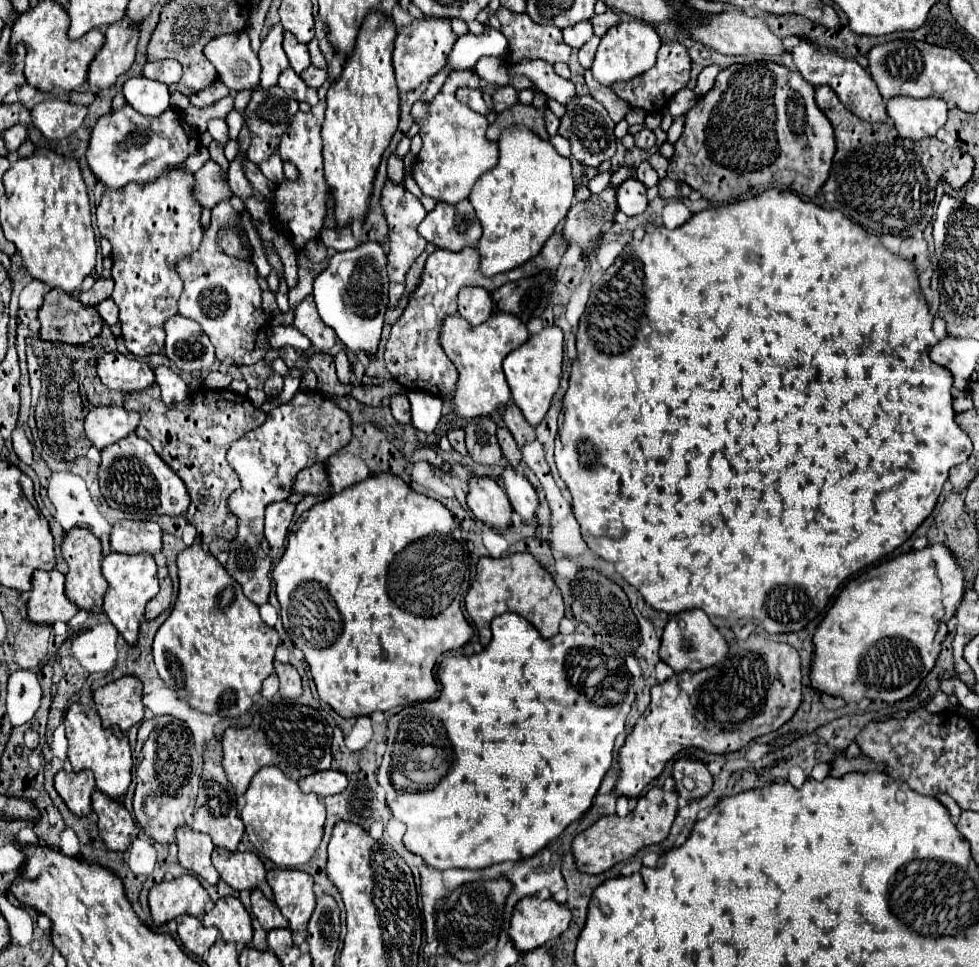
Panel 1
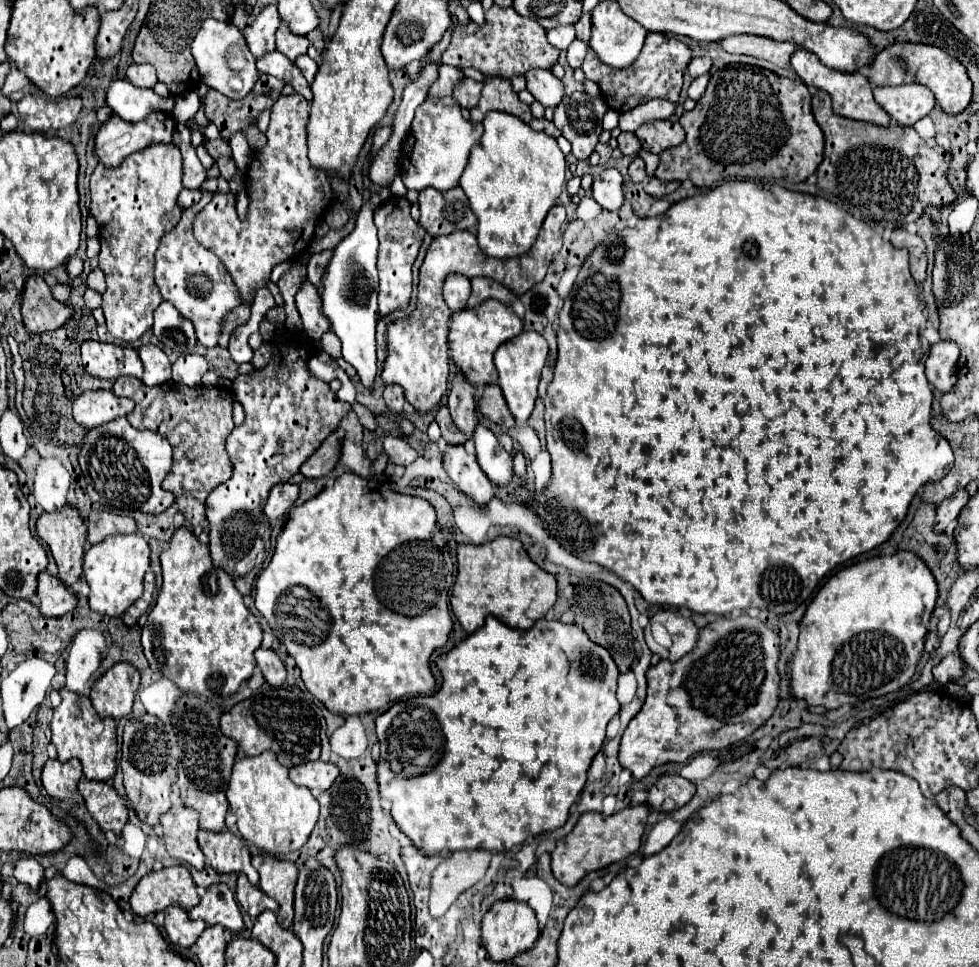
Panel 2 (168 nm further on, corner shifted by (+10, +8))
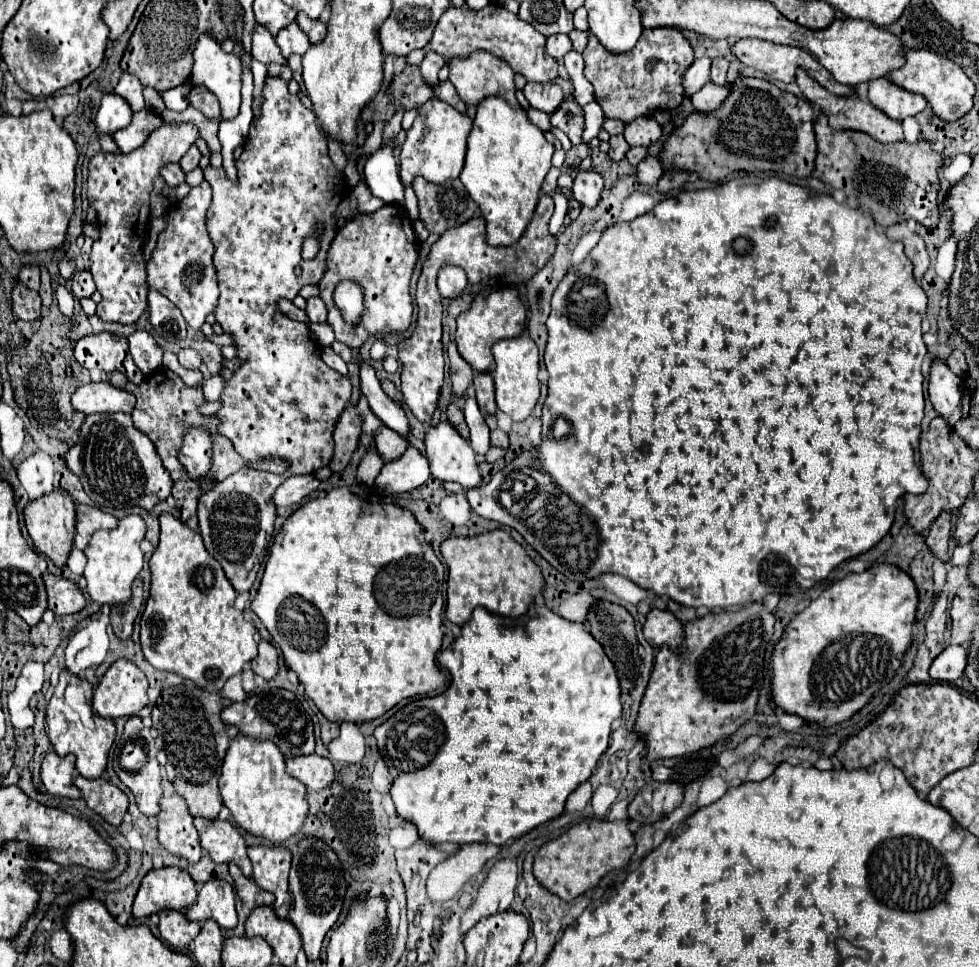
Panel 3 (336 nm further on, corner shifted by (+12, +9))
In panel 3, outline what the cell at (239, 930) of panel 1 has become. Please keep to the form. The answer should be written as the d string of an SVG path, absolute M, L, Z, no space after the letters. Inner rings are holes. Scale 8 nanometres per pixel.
M218 878L208 880L198 892L198 902L188 906L186 916L192 922L204 922L212 918L226 930L236 928L238 918L234 906L234 888Z

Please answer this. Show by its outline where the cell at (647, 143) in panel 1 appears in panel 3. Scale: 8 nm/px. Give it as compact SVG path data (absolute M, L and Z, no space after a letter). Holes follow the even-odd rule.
M618 134L618 136L612 136L610 138L610 150L608 150L608 156L610 156L610 160L614 160L614 162L620 162L624 156L626 156L626 152L628 152L628 142L624 140L624 136L622 134Z

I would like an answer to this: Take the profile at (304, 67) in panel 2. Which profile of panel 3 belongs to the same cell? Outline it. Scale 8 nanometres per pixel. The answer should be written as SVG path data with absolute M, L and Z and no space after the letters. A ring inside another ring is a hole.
M290 56L288 58L288 66L292 68L292 74L294 74L294 80L300 84L300 90L304 92L304 84L302 84L302 56Z

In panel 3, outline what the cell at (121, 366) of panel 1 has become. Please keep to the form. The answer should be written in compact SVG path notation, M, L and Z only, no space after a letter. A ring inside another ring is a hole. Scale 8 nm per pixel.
M110 332L80 338L74 348L74 358L80 362L80 366L88 370L102 372L118 370L132 382L144 380L144 374L138 370L130 356L128 340Z

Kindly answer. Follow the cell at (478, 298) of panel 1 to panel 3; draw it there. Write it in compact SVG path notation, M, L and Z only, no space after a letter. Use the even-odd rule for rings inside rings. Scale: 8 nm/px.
M442 266L438 272L438 290L444 298L456 298L466 288L466 272L456 266Z

